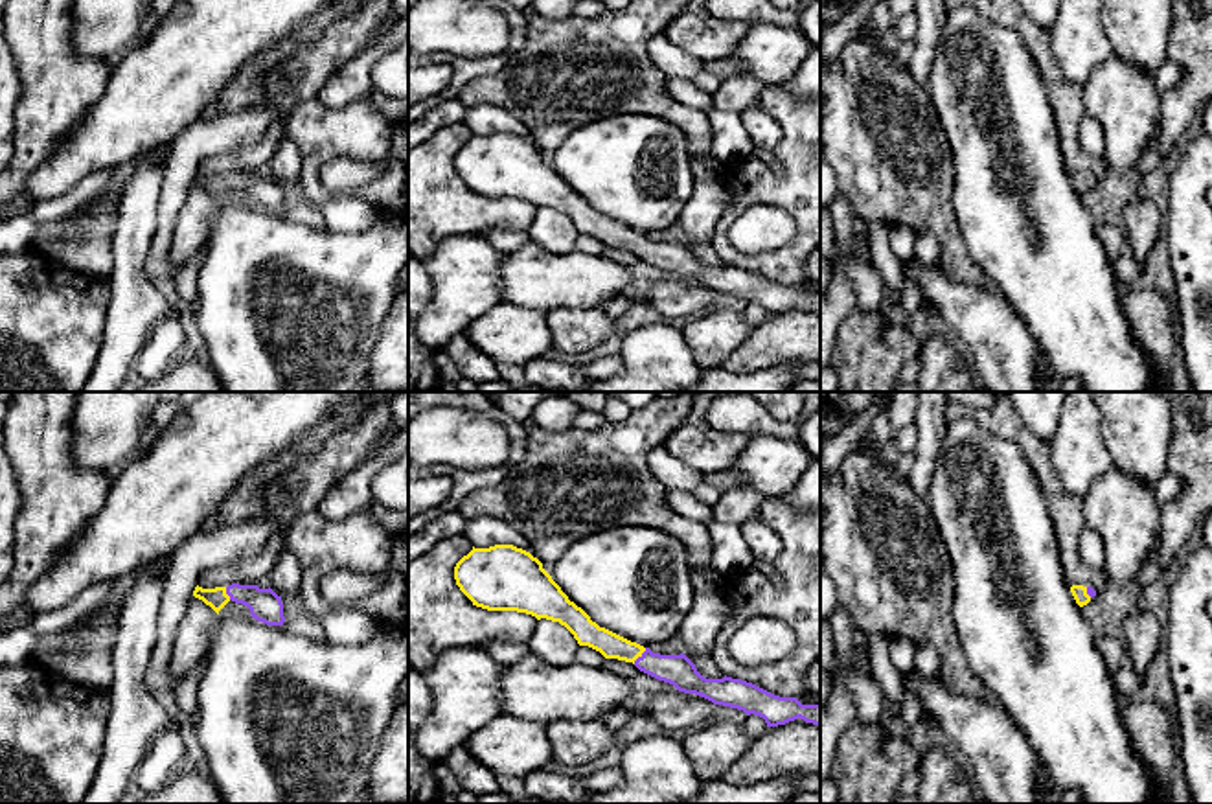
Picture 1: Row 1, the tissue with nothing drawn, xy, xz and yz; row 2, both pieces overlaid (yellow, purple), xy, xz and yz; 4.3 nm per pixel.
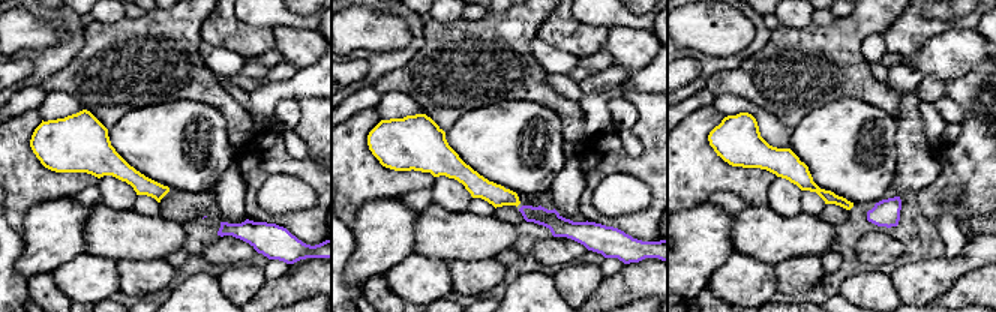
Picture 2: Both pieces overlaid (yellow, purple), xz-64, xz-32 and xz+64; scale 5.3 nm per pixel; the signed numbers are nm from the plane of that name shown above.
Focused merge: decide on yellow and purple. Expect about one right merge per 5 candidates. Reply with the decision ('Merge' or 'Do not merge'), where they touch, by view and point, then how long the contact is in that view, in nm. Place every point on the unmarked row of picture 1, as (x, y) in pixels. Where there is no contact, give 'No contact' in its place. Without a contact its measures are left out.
Merge. Touches yellow at xz (640, 243). Shared border 90 nm

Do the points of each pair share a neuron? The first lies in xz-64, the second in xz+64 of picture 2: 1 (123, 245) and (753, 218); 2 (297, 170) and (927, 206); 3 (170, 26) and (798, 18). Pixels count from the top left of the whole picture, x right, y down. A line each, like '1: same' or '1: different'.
1: same
2: same
3: different

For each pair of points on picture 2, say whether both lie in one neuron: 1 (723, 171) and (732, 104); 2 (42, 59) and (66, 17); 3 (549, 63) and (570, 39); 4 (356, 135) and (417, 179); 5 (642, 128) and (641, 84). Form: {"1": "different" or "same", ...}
{"1": "different", "2": "same", "3": "different", "4": "same", "5": "different"}

